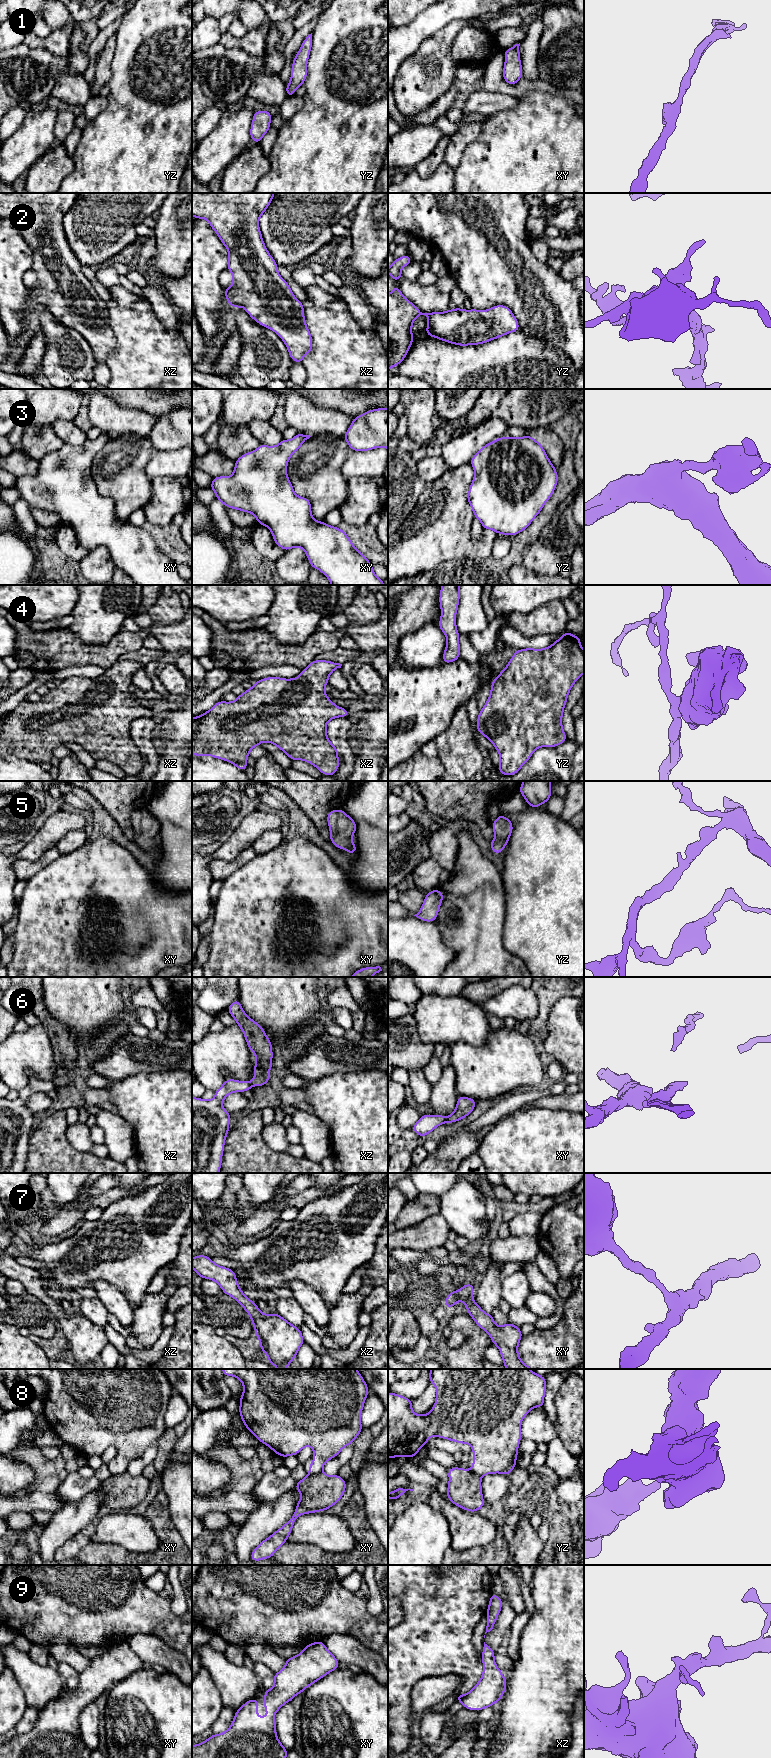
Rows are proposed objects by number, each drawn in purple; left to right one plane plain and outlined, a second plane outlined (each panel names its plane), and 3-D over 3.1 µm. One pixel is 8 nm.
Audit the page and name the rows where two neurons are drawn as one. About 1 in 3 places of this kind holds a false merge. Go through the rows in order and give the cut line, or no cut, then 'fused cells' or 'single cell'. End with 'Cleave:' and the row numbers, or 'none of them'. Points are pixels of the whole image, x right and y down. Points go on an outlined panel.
1: no cut; single cell
2: no cut; single cell
3: no cut; single cell
4: no cut; single cell
5: no cut; single cell
6: cut in xy along (447, 1117), (445, 1122); fused cells
7: no cut; single cell
8: cut in xy along (321, 1471), (309, 1474); fused cells
9: no cut; single cell
Cleave: 6, 8

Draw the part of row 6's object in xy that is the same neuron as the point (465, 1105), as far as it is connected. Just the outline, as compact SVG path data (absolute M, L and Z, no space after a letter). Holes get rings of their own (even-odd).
M459 1095L457 1098L456 1108L453 1113L446 1118L446 1123L450 1124L467 1117L474 1110L475 1105L476 1100Z

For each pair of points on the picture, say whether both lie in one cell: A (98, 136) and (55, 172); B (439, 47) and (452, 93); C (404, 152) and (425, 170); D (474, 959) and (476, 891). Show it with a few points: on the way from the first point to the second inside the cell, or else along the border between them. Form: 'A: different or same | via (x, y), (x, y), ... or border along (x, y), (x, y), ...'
A: different | border along (73, 157), (74, 169), (63, 180)
B: different | border along (452, 83), (446, 91), (432, 102)
C: different | border along (435, 148), (414, 167)
D: same | via (475, 942), (475, 908)

